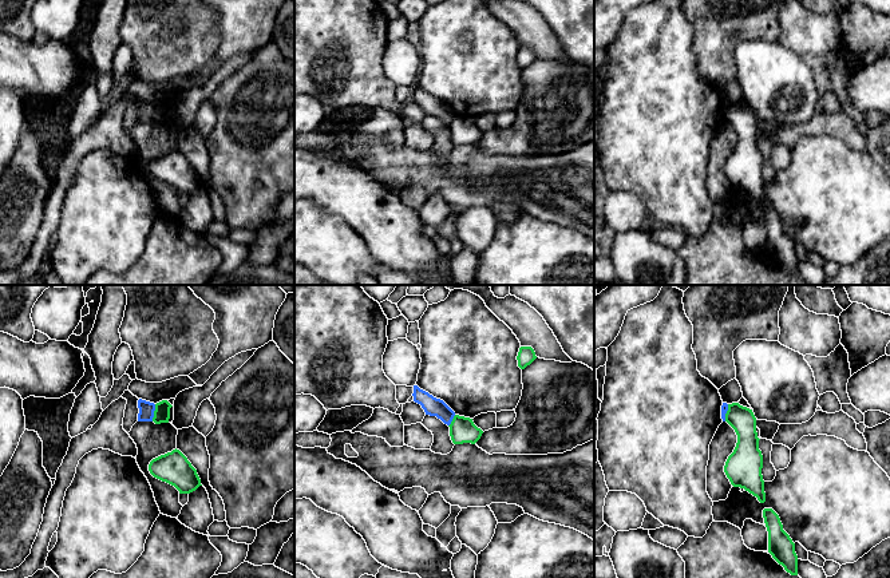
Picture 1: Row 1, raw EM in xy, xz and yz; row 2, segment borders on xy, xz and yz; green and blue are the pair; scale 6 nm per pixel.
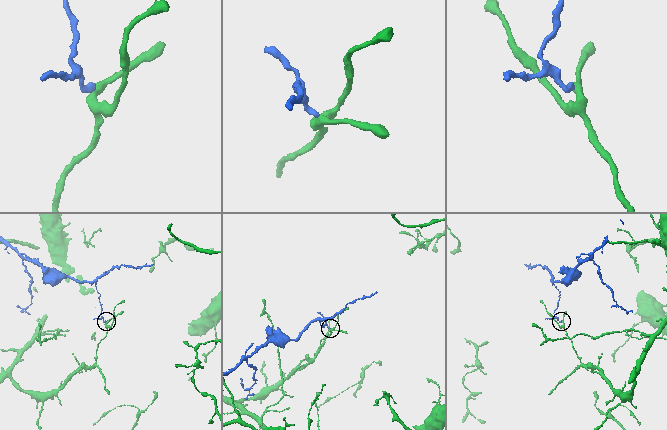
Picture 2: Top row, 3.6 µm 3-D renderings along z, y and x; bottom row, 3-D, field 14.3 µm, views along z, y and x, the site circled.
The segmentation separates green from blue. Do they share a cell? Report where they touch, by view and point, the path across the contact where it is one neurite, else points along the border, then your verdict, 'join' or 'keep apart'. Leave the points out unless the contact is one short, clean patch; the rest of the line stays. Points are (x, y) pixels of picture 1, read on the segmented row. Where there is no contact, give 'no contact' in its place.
xy (154, 412) | along xy (155, 404), (151, 420) | keep apart

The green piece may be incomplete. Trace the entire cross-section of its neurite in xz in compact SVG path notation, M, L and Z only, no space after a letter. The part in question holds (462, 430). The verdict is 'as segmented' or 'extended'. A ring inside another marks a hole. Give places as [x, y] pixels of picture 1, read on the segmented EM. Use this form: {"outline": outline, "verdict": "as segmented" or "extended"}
{"outline": "M455 415L450 427L450 436L454 444L471 443L475 444L483 431L478 428L472 419Z", "verdict": "as segmented"}

